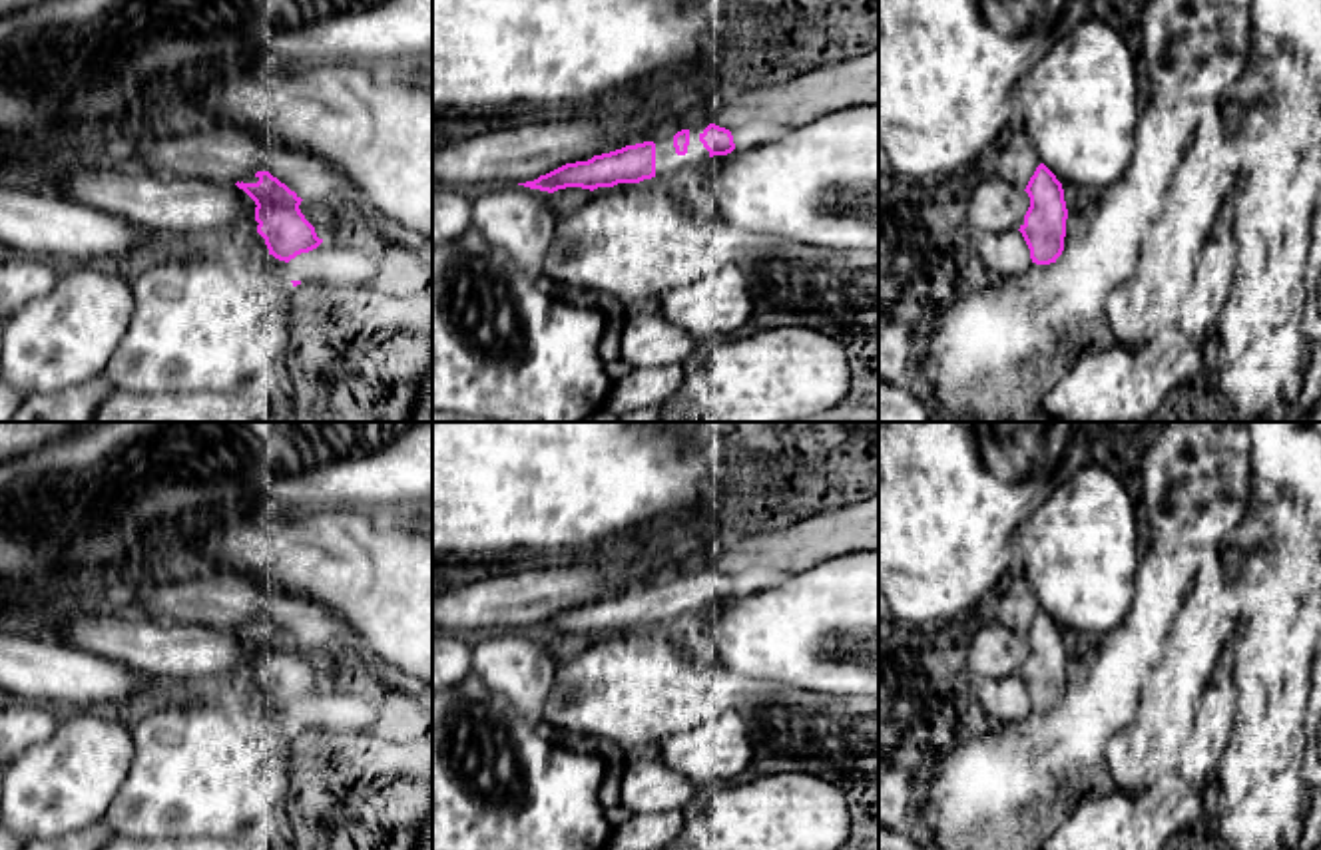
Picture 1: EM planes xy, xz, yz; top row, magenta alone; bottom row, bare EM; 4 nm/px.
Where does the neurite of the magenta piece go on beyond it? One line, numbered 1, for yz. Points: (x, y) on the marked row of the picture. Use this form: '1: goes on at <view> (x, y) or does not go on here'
1: does not go on here

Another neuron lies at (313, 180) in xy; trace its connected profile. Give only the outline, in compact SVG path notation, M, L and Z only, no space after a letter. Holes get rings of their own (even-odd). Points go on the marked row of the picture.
M211 125L189 133L102 133L102 159L137 165L155 175L203 179L217 185L241 183L269 171L303 201L345 209L359 207L351 183L323 159L279 141L265 141L241 127Z

